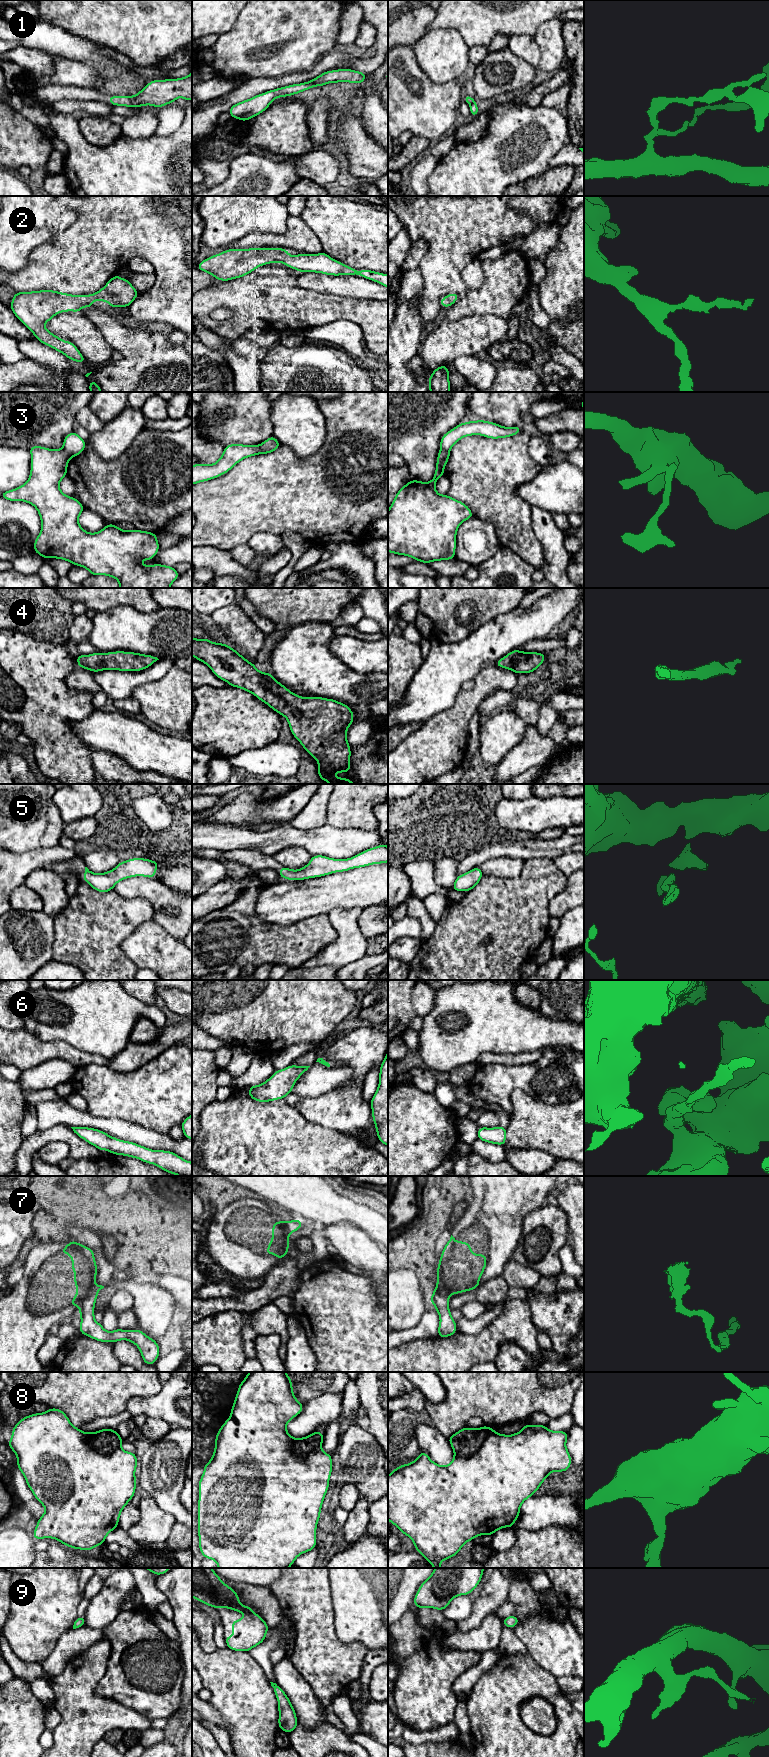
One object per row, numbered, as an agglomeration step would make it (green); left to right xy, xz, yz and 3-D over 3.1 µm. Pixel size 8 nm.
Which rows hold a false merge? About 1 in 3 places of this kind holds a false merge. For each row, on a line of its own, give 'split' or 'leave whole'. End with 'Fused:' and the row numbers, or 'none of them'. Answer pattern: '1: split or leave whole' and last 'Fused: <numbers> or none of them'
1: split
2: leave whole
3: split
4: leave whole
5: leave whole
6: leave whole
7: split
8: split
9: leave whole
Fused: 1, 3, 7, 8

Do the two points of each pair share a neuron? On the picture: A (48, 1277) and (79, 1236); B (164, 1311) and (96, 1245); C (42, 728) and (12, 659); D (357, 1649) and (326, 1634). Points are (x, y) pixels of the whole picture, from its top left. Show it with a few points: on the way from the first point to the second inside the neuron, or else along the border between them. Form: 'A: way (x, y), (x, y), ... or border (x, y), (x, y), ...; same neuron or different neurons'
A: border (74, 1240), (89, 1247), (94, 1254); different neurons
B: way (142, 1293), (129, 1284), (114, 1284), (104, 1267); same neuron
C: way (41, 711), (40, 701), (18, 676); same neuron
D: way (349, 1649), (341, 1649), (334, 1642); same neuron

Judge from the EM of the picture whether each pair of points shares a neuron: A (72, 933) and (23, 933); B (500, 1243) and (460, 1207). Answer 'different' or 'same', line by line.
A: different
B: different

